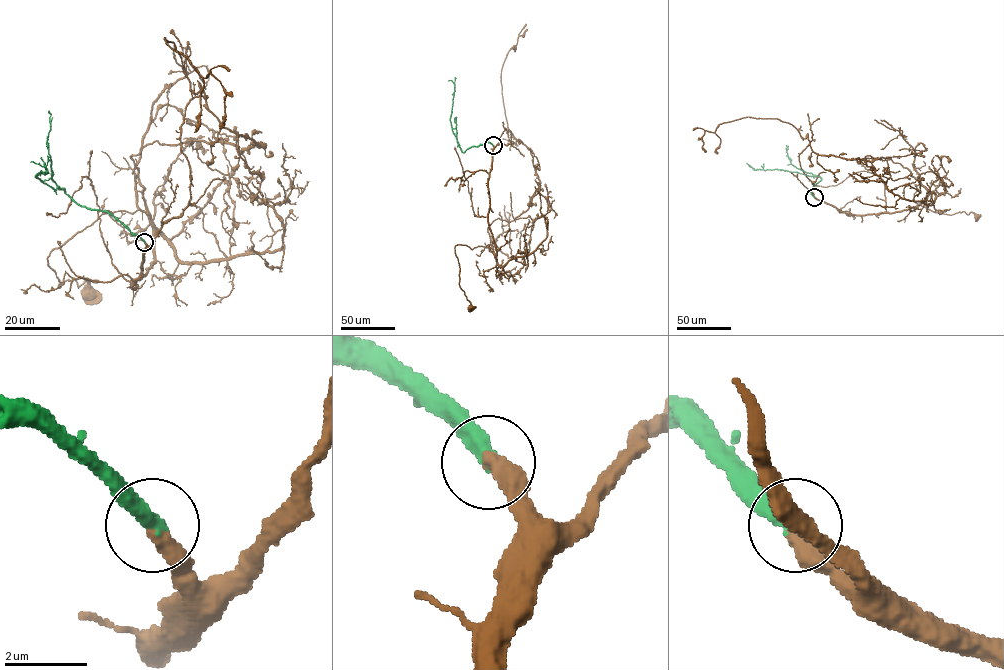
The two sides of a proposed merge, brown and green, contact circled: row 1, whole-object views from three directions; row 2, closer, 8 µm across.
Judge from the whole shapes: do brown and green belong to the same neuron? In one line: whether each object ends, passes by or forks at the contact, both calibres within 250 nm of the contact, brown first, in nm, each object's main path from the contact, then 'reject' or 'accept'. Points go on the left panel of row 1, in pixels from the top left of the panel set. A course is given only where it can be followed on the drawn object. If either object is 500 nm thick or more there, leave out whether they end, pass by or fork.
brown ends | green ends | 460/440 nm | brown via (144, 242), (134, 288), (154, 261), (138, 209), (54, 249), (59, 288), (87, 292) | green via (144, 242), (106, 211), (79, 205), (60, 188), (44, 183), (35, 176), (46, 173), (45, 167), (30, 161) | accept

